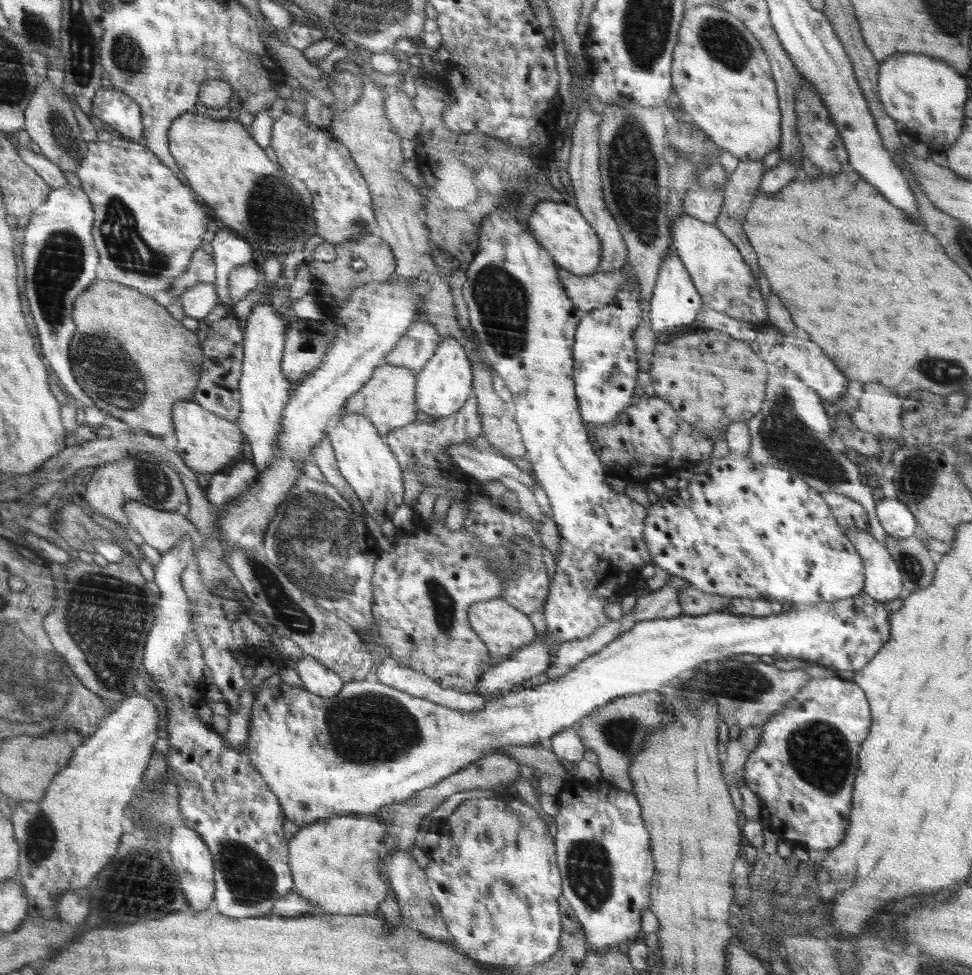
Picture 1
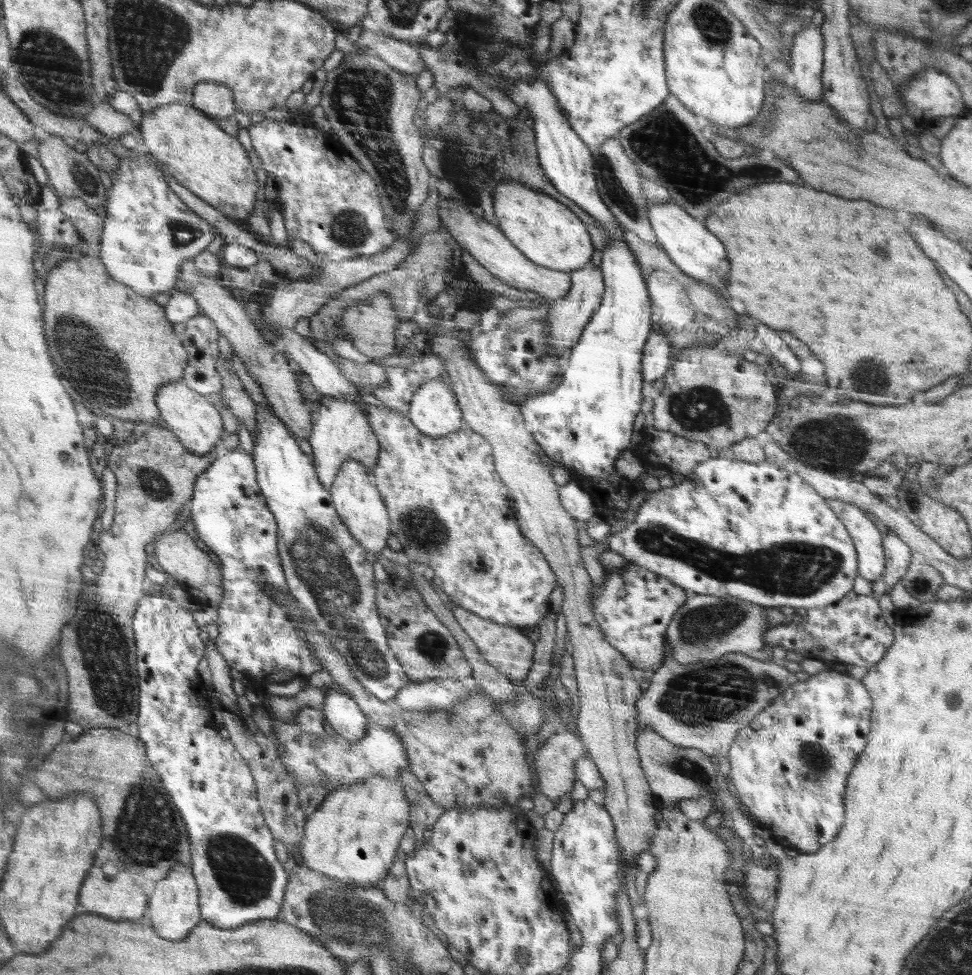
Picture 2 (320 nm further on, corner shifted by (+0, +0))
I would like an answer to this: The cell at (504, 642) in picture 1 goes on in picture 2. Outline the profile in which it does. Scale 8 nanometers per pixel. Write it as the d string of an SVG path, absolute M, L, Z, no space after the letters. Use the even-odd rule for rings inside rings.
M454 607L451 611L464 633L473 640L484 660L492 668L495 668L500 674L507 675L513 682L519 683L526 678L534 662L535 643L525 636L521 629L502 626L502 624L494 622L492 619L480 618L480 615L462 607Z

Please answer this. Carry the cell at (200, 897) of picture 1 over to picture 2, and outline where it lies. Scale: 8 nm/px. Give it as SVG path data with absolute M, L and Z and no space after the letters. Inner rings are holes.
M177 865L166 878L157 881L156 890L147 902L145 916L151 919L160 938L182 940L202 920L198 898L200 893L198 893L192 868Z

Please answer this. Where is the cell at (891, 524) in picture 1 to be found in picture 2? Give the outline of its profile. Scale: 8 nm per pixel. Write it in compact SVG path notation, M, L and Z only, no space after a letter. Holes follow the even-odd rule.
M894 531L884 534L883 547L887 555L886 572L879 580L871 582L869 594L874 598L880 598L882 594L890 594L892 587L906 574L908 565L915 559L911 548Z

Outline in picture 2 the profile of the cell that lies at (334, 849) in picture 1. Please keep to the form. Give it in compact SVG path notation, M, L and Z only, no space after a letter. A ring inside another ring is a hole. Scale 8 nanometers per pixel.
M376 775L336 789L305 822L298 864L349 885L376 888L395 863L400 840L409 828L409 810L400 779Z

